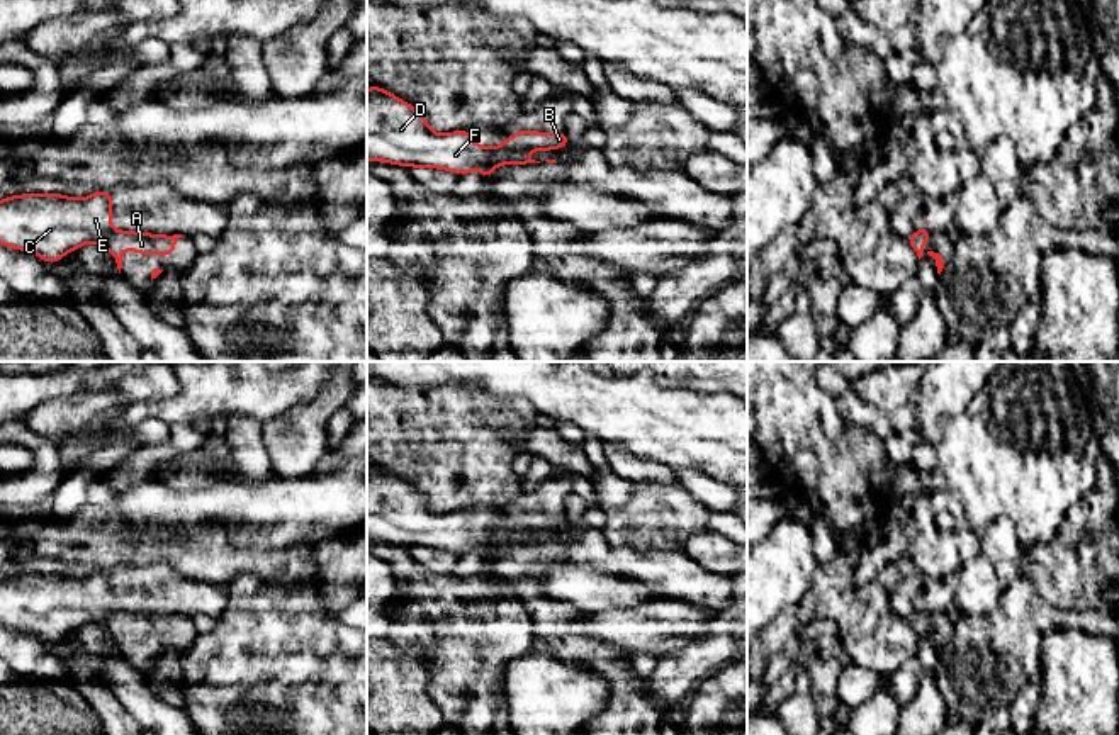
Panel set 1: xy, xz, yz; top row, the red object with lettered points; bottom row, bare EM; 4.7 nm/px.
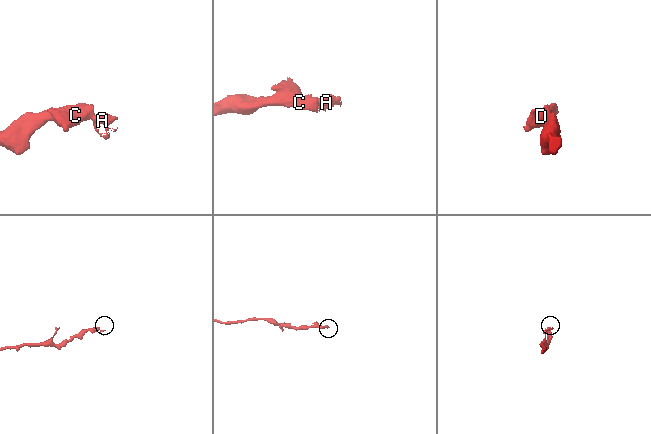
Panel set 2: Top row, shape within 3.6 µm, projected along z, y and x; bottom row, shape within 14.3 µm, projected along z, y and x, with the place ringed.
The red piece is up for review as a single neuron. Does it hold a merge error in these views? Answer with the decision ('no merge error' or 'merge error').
merge error

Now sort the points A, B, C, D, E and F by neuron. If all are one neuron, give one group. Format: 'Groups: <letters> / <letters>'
Groups: A B / C D E F

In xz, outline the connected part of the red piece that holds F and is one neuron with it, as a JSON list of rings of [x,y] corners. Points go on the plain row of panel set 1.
[[[367,468],[367,541],[431,547],[467,555],[481,550],[491,558],[491,530],[475,525],[470,513],[433,513],[428,501],[385,468]]]

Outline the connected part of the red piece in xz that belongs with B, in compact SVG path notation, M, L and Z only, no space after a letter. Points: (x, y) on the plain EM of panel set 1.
M520 511L511 514L508 521L498 525L491 530L491 540L494 547L504 547L506 543L513 545L528 545L540 543L531 540L528 531L542 531L542 530L560 530L569 523L565 513L550 514L550 513L533 513L533 511Z

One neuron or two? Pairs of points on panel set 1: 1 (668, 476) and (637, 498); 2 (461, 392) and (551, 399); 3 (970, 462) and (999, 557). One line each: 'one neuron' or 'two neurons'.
1: two neurons
2: two neurons
3: two neurons

